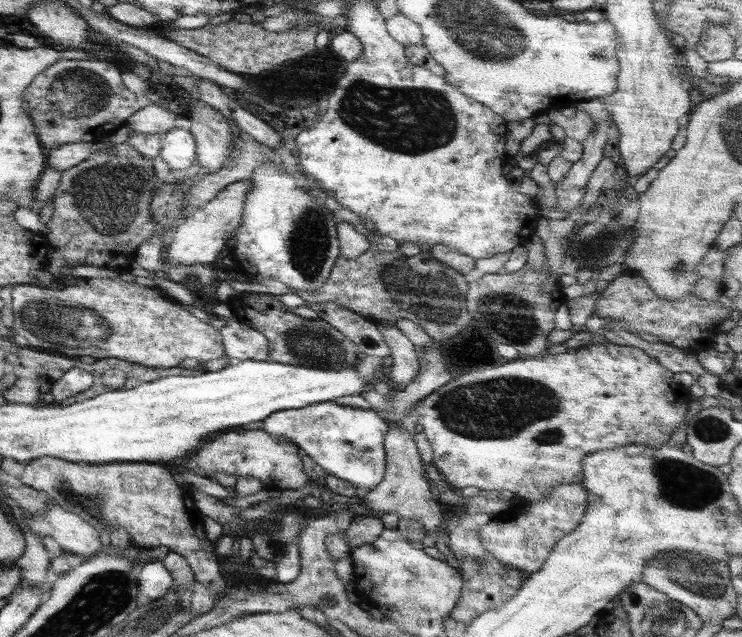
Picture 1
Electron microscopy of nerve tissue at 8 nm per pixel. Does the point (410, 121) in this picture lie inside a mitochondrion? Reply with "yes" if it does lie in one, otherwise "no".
yes

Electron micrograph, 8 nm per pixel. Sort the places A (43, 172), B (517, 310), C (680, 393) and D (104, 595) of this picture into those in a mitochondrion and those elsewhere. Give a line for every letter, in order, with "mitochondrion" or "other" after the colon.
A: other
B: mitochondrion
C: other
D: mitochondrion

